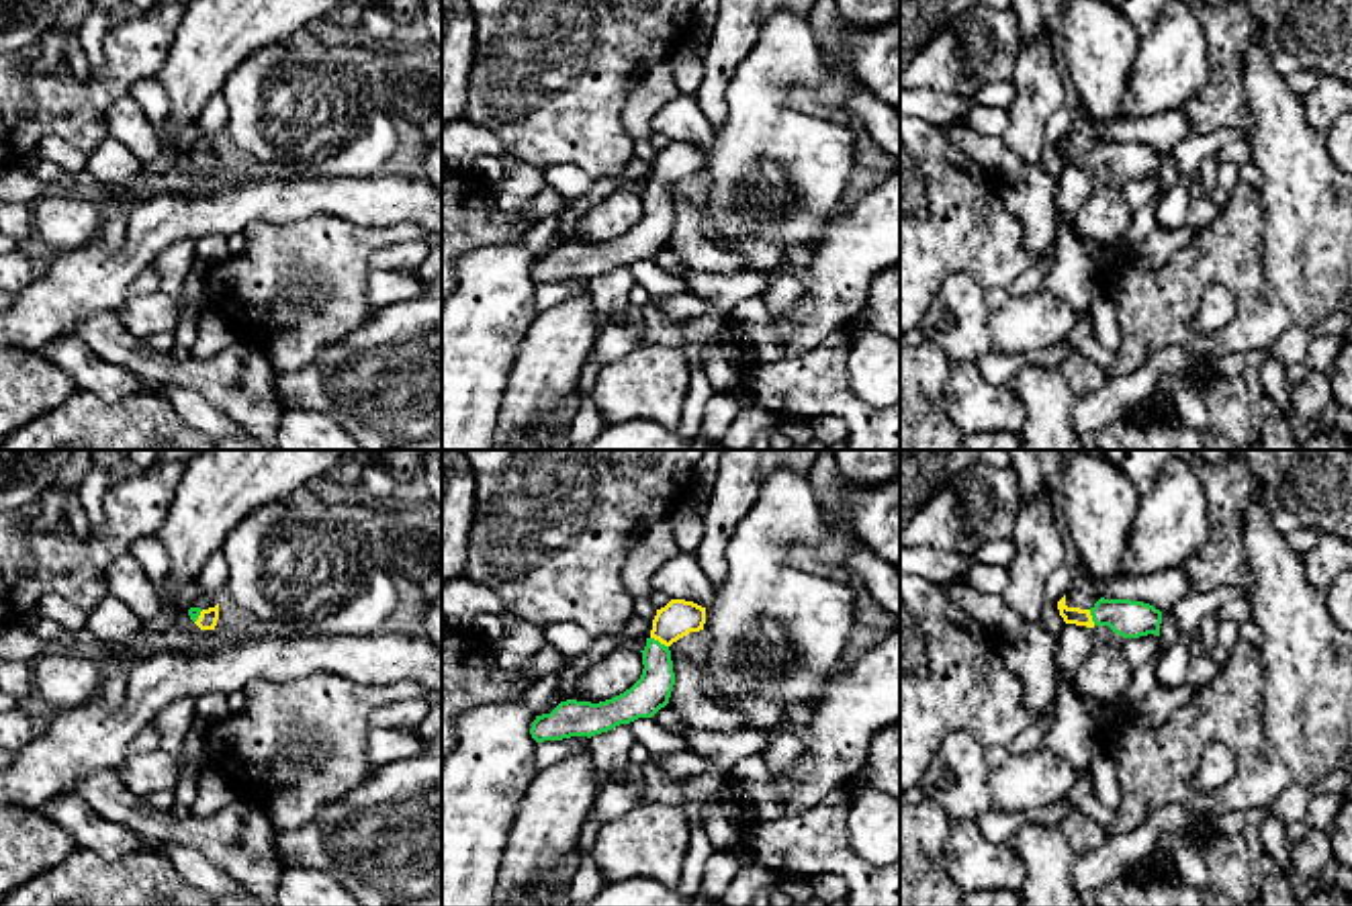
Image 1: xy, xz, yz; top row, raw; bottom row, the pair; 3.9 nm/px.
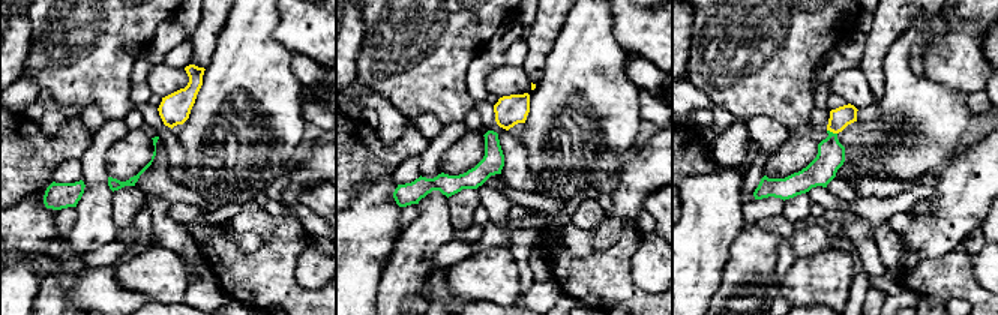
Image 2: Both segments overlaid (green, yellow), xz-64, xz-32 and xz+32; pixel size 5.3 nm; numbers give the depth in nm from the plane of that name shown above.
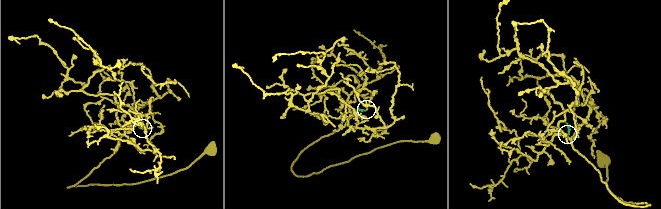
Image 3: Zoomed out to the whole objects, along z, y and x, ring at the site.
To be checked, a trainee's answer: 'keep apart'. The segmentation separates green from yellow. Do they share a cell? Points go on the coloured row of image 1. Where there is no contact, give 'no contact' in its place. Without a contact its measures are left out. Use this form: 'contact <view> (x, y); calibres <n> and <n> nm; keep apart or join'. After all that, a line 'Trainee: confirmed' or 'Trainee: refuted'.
contact xz (657, 641); calibres 150 and 150 nm; join
Trainee: refuted

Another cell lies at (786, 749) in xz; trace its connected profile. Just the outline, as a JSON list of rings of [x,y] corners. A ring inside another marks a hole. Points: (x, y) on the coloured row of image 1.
[[[779,732],[763,753],[771,773],[781,773],[798,763],[802,757],[802,742],[792,732]]]

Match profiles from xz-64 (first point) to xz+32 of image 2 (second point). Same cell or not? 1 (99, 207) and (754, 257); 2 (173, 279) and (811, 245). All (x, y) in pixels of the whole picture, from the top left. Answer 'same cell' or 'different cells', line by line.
1: same cell
2: different cells

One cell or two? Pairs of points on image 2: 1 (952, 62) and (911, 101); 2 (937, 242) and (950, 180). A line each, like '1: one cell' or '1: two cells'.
1: two cells
2: one cell

